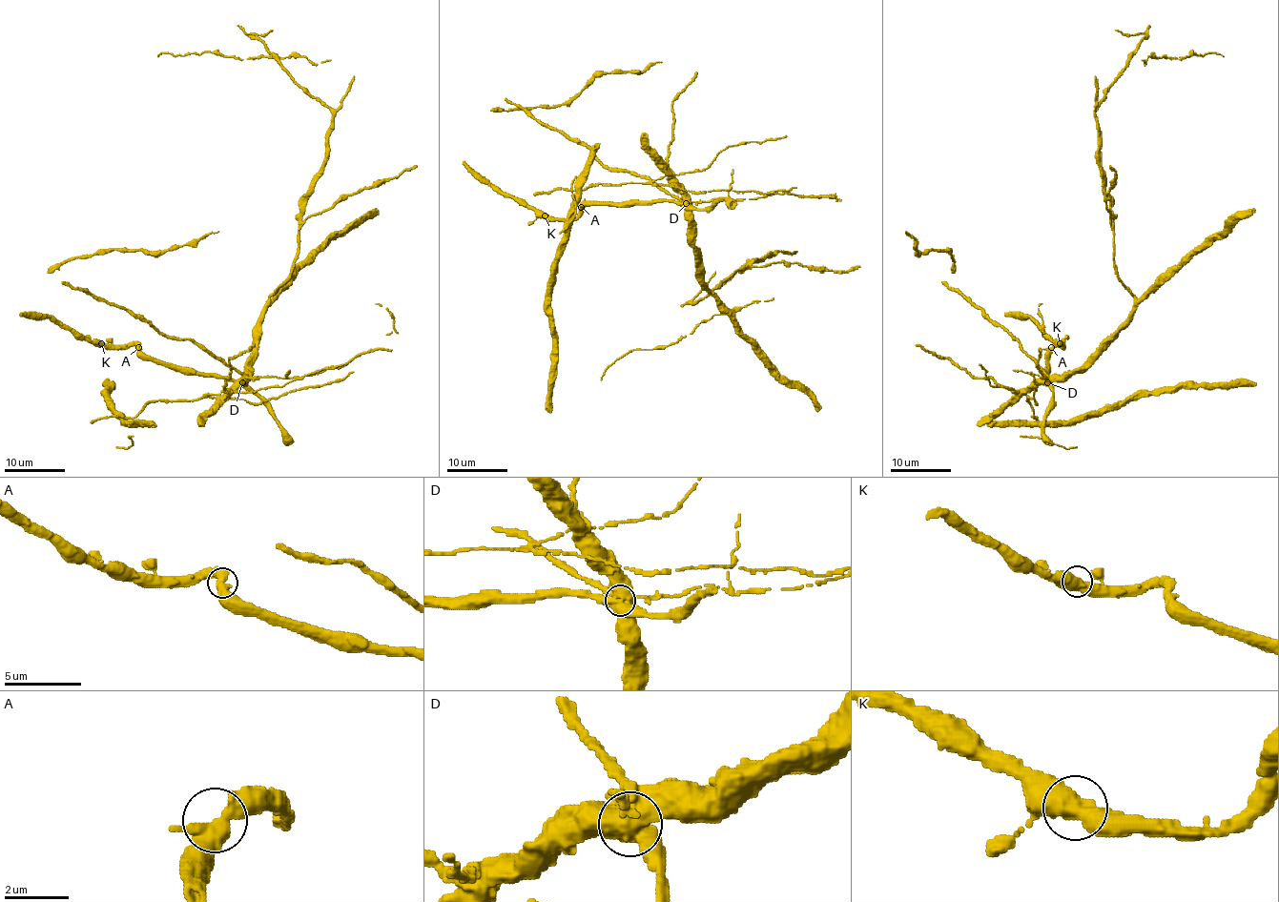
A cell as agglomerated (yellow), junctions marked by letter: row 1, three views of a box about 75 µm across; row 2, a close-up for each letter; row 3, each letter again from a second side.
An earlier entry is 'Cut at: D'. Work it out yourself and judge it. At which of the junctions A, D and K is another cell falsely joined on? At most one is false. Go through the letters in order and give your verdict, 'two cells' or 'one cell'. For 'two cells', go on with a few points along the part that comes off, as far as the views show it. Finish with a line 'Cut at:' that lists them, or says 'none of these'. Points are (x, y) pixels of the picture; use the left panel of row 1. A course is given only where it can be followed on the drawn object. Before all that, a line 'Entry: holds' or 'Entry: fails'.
Entry: holds
A: one cell
D: two cells
K: one cell
Cut at: D

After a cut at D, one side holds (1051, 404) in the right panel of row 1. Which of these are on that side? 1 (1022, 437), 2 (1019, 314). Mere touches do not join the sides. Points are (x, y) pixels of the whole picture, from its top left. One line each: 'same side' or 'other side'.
1: other side
2: same side

